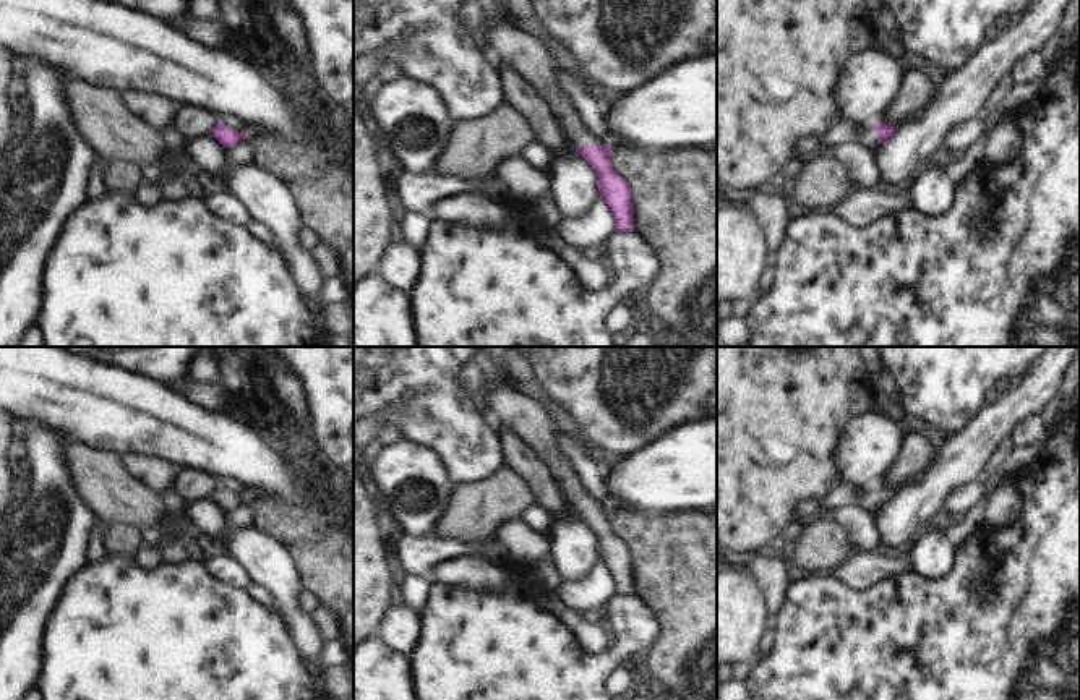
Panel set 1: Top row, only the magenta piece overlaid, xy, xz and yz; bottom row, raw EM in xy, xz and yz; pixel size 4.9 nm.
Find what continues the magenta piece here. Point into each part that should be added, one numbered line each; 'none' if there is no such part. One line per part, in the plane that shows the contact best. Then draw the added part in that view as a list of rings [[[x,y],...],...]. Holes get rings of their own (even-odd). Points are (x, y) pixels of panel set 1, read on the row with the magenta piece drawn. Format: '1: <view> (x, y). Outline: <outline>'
1: xz (505, 47). Outline: [[[486,23],[480,49],[499,70],[508,68],[524,78],[550,105],[566,141],[577,146],[605,144],[595,139],[582,125],[566,92],[556,81],[556,62],[545,45],[534,36],[512,29],[503,23]]]

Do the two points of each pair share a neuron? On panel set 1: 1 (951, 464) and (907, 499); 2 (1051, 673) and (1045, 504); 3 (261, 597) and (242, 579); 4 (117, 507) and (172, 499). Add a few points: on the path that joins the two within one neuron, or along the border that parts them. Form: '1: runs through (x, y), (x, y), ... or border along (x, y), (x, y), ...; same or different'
1: runs through (941, 475), (918, 498); same
2: border along (1050, 650), (1041, 650), (1035, 657), (1033, 666); different
3: border along (250, 580), (242, 589); different
4: border along (161, 495), (166, 517), (158, 524), (141, 529); different

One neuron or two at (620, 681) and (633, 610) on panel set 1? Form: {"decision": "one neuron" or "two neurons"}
{"decision": "two neurons"}

